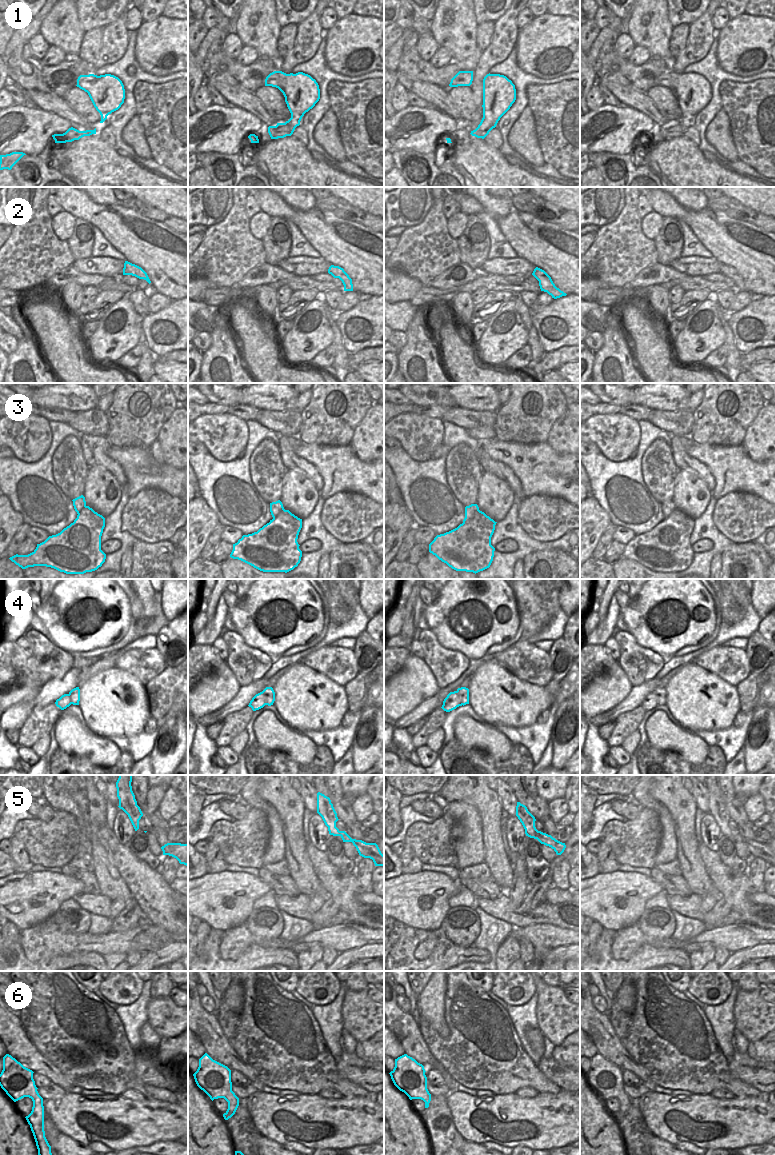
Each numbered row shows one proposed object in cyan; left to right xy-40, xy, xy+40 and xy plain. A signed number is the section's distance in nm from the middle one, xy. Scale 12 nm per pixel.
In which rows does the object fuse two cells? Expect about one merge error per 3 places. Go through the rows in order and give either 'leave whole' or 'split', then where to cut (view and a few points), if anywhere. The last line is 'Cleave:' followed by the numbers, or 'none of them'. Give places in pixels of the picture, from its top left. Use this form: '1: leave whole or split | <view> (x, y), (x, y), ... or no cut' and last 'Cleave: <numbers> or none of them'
1: leave whole | no cut
2: leave whole | no cut
3: split | xy+40 (479, 510), (469, 522), (462, 524)
4: split | xy+40 (456, 691), (462, 704)
5: leave whole | no cut
6: leave whole | no cut
Cleave: 3, 4

